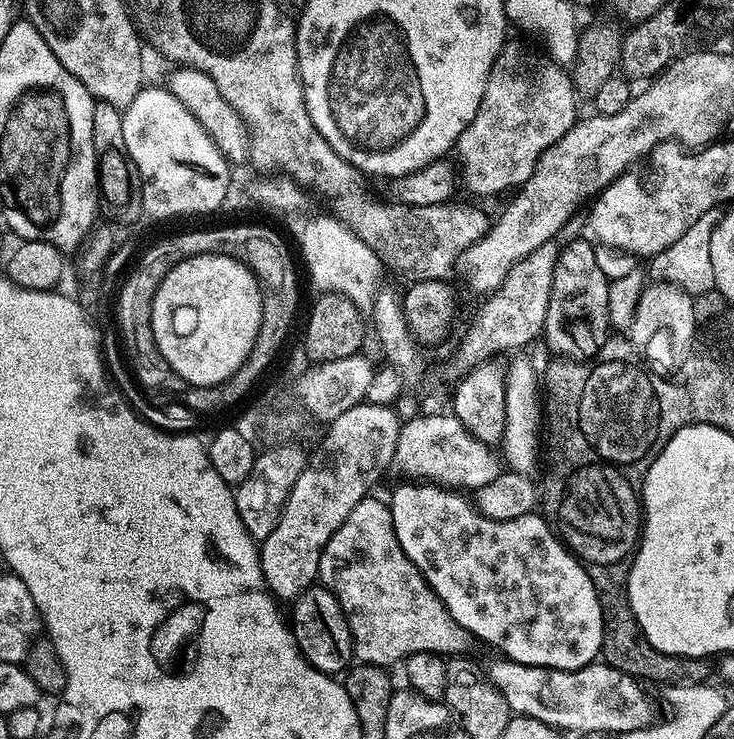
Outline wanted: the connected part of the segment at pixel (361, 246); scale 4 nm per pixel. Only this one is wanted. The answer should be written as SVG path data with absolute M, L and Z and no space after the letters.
M335 215L320 216L300 232L300 252L308 267L308 276L320 287L321 293L337 292L350 298L361 308L371 309L378 287L381 285L382 260L362 238L358 238Z

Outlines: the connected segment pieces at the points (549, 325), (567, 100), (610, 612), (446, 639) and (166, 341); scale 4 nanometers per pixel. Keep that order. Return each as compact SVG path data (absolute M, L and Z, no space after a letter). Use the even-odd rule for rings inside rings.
M576 240L560 251L560 257L556 260L554 268L554 282L550 290L550 302L542 333L543 343L548 343L549 350L554 354L552 356L563 358L568 362L591 361L603 353L604 346L610 339L608 323L610 281L599 269L596 248L593 241L588 240Z
M505 43L488 75L482 102L472 121L462 130L454 149L455 163L464 171L464 188L472 196L496 196L507 188L525 184L536 173L544 154L571 130L577 122L578 93L569 73L543 55L535 56L520 44Z
M608 590L604 592L604 600L598 598L602 606L602 653L603 663L611 668L622 670L628 676L634 676L641 682L649 680L652 684L664 684L665 689L677 688L678 686L694 686L705 683L708 677L707 659L699 656L671 656L665 652L659 652L640 632L638 622L634 618L632 608L628 605L628 594L616 594L608 596Z
M375 495L365 496L354 510L350 510L350 518L346 518L343 526L332 535L330 542L320 555L319 583L325 592L330 592L336 599L336 605L342 610L344 621L352 635L352 650L355 659L362 664L399 665L410 654L433 652L445 658L456 658L459 652L467 650L474 644L474 638L446 610L443 602L436 597L424 576L406 558L398 538L394 534L392 509L387 503L375 500Z
M218 254L178 262L154 294L152 333L162 357L192 388L222 385L246 362L262 322L256 275L234 258Z

